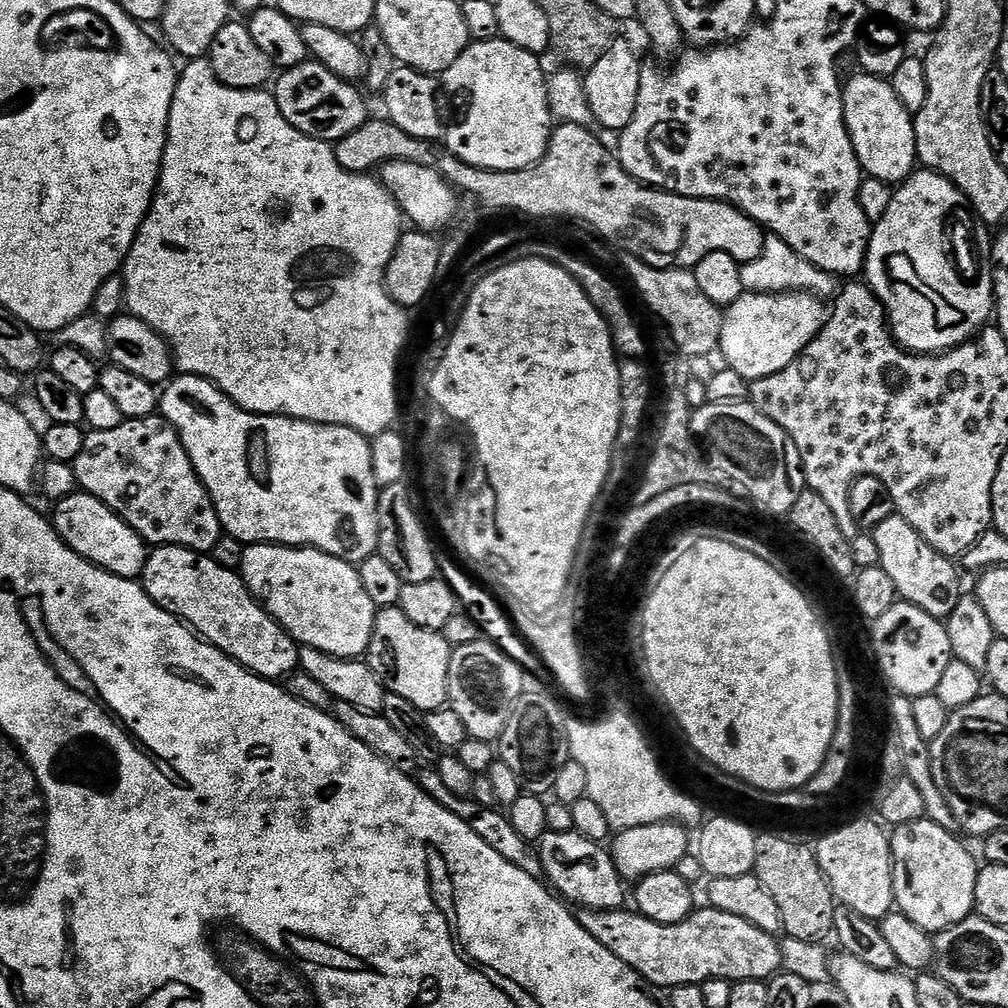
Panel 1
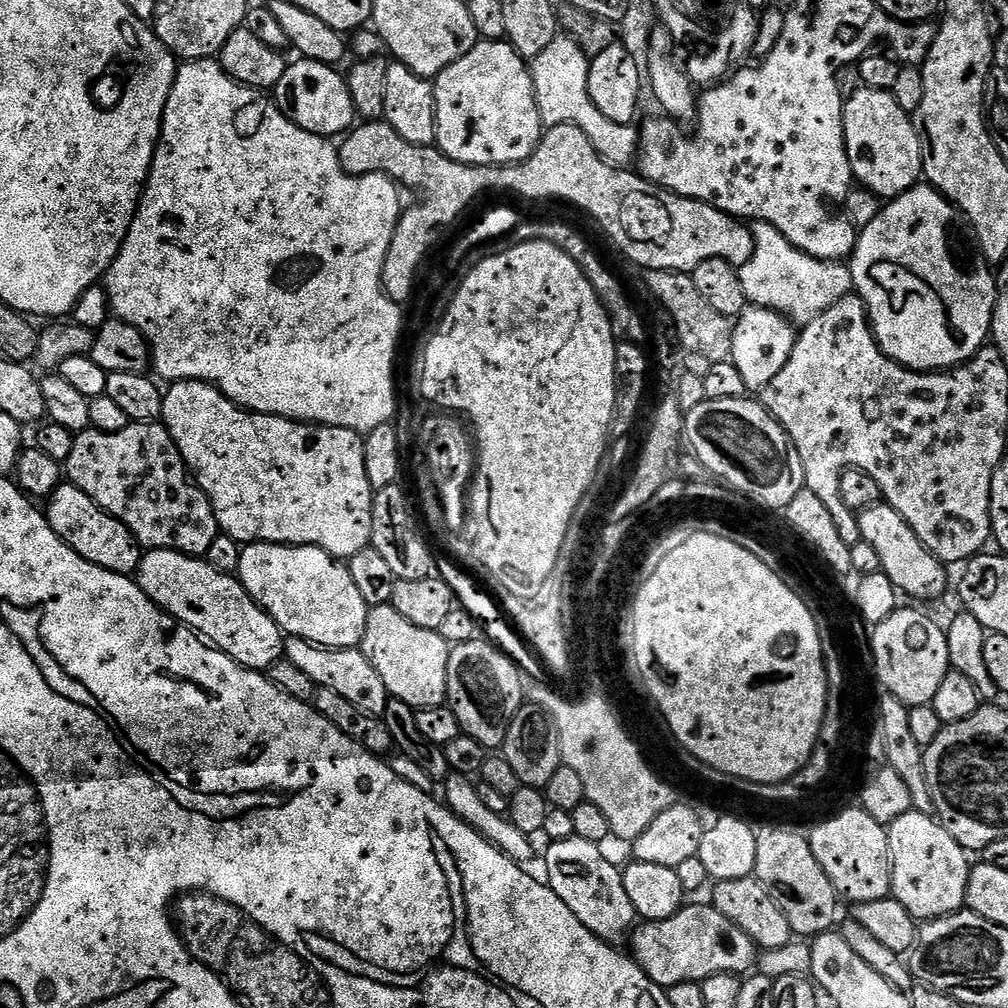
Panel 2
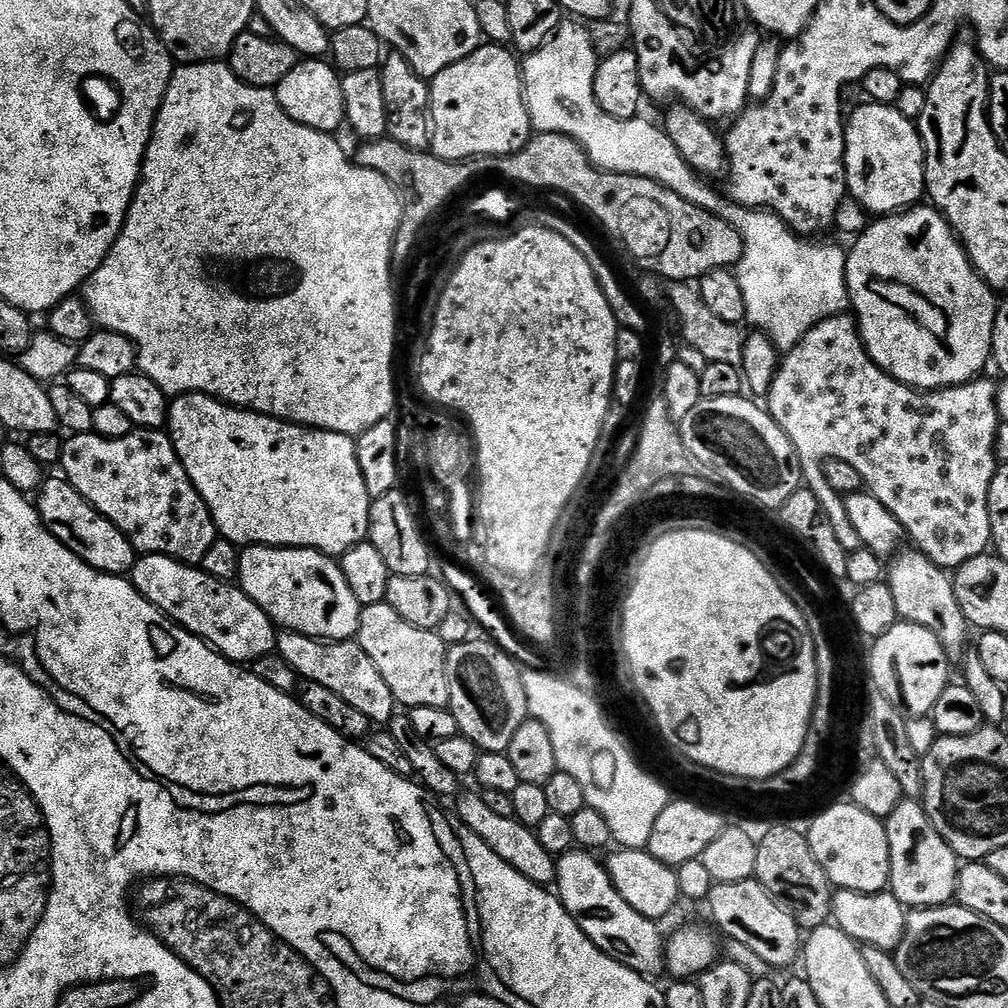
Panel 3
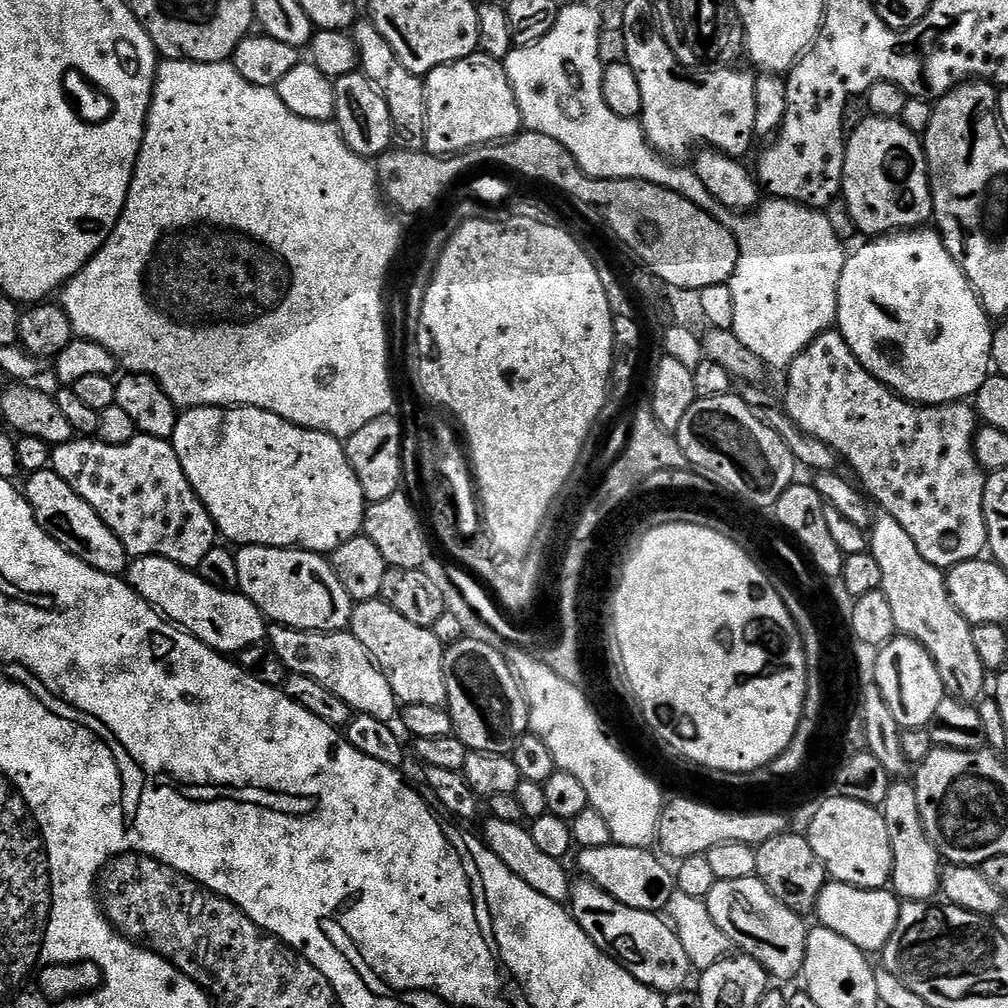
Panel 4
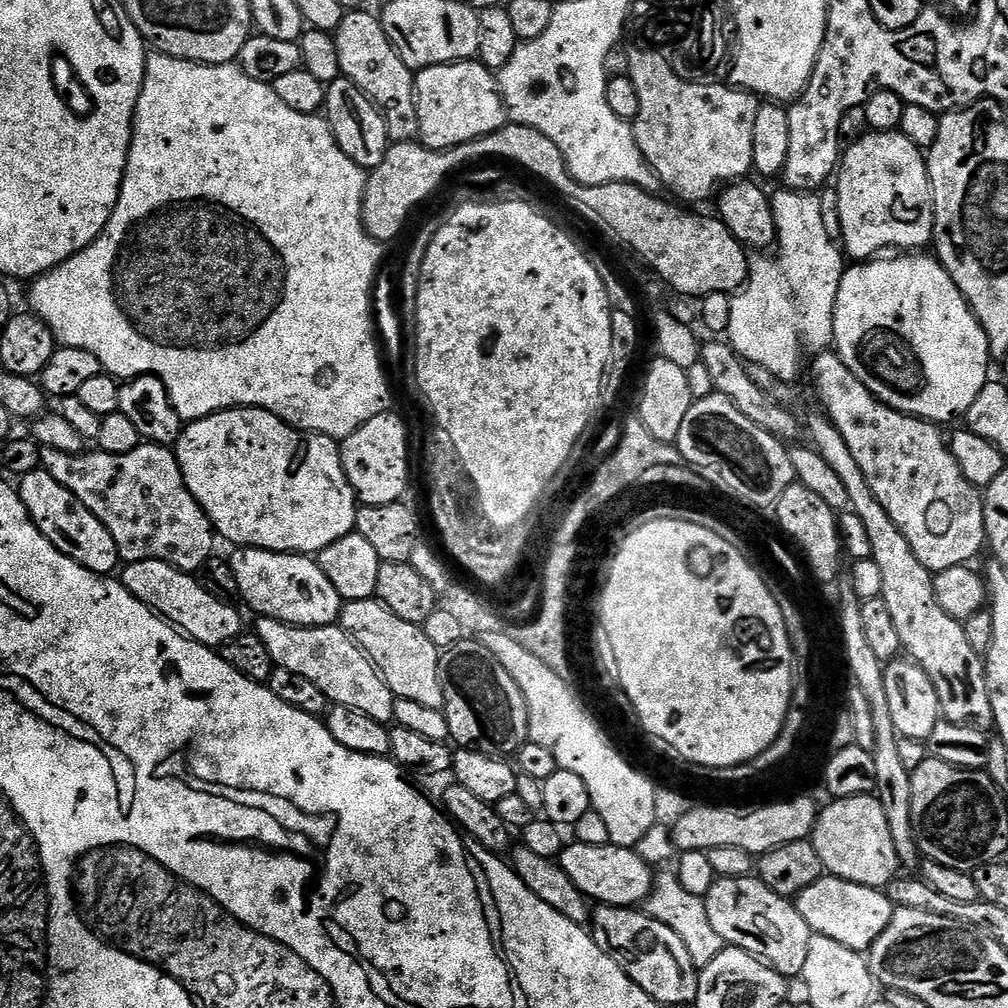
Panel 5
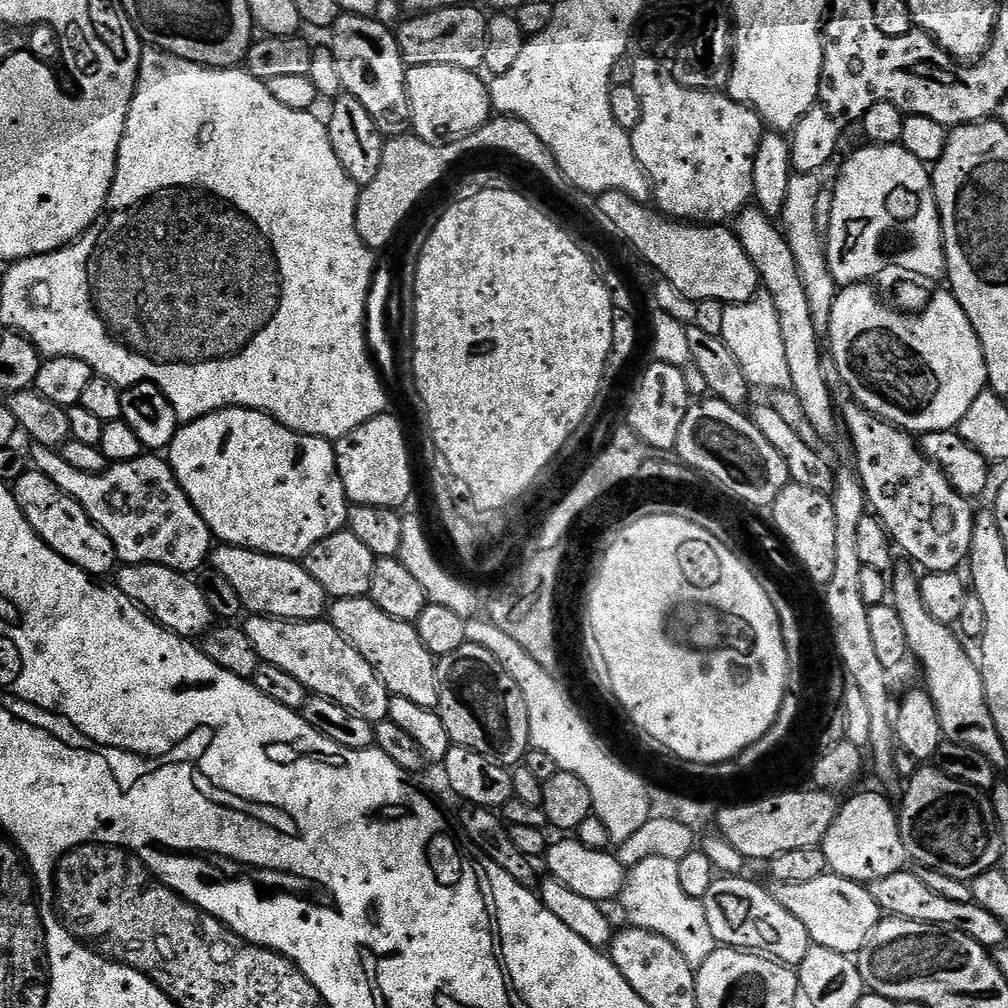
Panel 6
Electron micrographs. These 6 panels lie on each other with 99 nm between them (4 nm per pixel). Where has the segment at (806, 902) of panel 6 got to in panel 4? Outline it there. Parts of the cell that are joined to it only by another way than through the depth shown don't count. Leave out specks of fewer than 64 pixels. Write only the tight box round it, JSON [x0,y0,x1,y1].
[815,882,901,954]

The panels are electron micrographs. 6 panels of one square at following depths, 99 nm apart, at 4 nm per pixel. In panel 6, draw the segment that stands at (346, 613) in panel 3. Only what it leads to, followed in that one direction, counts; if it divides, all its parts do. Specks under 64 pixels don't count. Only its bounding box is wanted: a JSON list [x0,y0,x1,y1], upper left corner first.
[210,544,329,620]

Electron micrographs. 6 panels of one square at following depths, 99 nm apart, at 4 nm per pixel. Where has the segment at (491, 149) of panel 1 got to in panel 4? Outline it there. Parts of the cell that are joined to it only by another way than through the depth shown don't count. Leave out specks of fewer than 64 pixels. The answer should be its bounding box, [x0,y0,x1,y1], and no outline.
[424,51,521,158]

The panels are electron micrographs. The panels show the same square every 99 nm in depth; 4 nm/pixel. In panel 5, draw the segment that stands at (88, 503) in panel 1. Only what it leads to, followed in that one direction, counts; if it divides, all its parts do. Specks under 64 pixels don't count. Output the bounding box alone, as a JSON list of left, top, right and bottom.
[18,467,121,576]

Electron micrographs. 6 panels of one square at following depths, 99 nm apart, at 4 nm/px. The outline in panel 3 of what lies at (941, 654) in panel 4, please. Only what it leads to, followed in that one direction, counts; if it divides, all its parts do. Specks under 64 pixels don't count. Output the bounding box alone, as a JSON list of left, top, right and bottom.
[886,551,970,661]

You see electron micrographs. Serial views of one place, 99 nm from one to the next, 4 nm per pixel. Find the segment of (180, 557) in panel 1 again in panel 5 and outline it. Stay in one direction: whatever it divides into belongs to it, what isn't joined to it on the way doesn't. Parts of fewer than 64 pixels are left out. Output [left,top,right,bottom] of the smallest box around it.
[118,560,246,650]

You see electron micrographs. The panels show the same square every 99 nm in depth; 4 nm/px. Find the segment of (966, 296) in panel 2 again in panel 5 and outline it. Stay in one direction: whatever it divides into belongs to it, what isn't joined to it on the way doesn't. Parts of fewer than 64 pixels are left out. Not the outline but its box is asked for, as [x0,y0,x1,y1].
[834,255,988,426]

